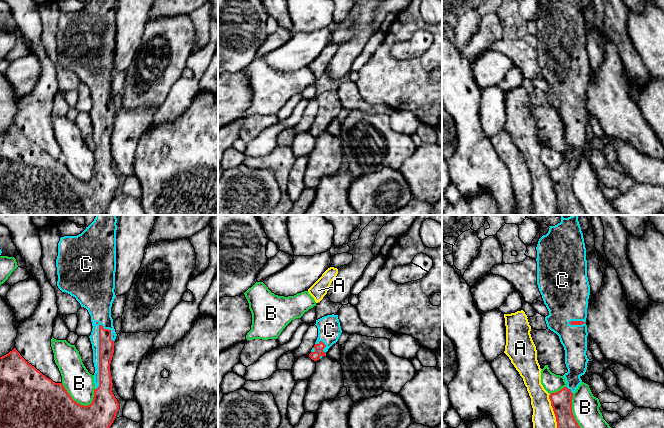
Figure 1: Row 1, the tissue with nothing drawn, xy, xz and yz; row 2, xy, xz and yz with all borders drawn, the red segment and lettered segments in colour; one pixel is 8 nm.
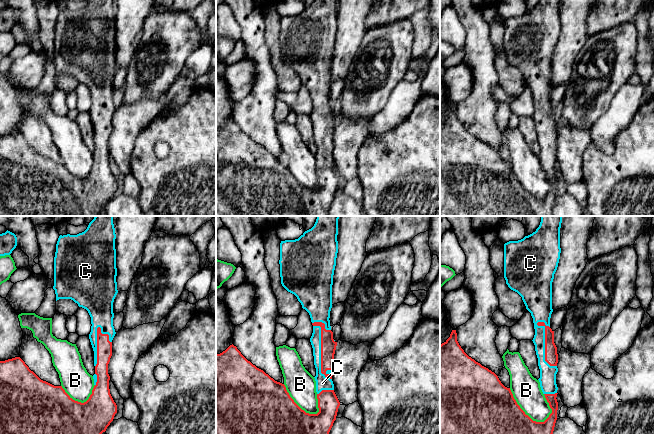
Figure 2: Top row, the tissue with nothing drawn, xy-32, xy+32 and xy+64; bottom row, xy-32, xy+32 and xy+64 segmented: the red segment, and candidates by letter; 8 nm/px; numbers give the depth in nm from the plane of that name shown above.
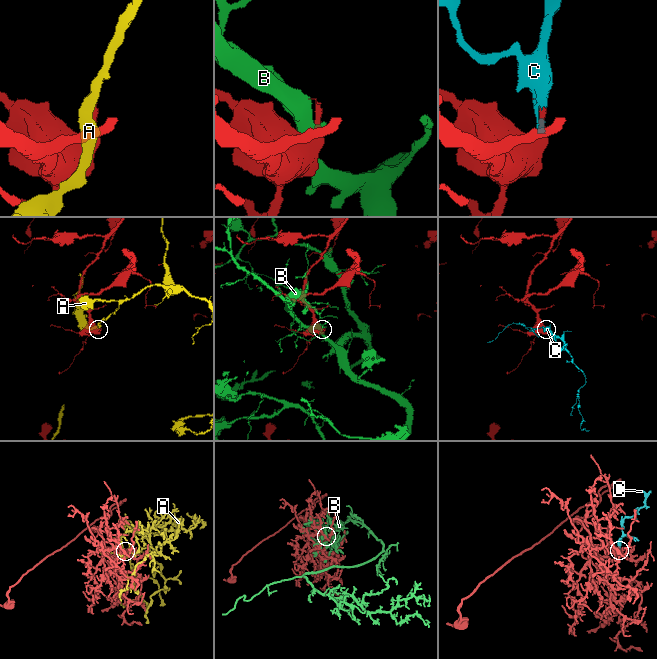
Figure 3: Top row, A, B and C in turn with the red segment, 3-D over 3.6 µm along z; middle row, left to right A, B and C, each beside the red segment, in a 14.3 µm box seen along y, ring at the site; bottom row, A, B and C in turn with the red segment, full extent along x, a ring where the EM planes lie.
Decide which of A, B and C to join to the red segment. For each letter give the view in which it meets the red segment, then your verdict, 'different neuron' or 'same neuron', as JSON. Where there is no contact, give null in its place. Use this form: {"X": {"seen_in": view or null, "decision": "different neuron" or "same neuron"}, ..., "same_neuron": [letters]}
{"A": {"seen_in": "yz", "decision": "different neuron"}, "B": {"seen_in": "xy", "decision": "different neuron"}, "C": {"seen_in": "xy", "decision": "same neuron"}, "same_neuron": ["C"]}

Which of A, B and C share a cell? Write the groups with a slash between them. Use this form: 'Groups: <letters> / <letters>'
Groups: A / B / C

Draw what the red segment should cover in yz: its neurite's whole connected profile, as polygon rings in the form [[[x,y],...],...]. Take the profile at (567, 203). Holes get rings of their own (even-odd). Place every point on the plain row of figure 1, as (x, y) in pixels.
[[[557,0],[549,3],[548,9],[539,15],[536,23],[537,61],[549,87],[549,91],[545,93],[547,103],[559,112],[565,126],[565,140],[568,145],[568,148],[563,151],[567,162],[558,168],[551,169],[549,175],[556,193],[558,215],[587,215],[572,188],[573,169],[582,159],[580,153],[585,150],[589,137],[586,131],[588,112],[586,94],[590,61],[587,53],[586,24],[580,0]]]

